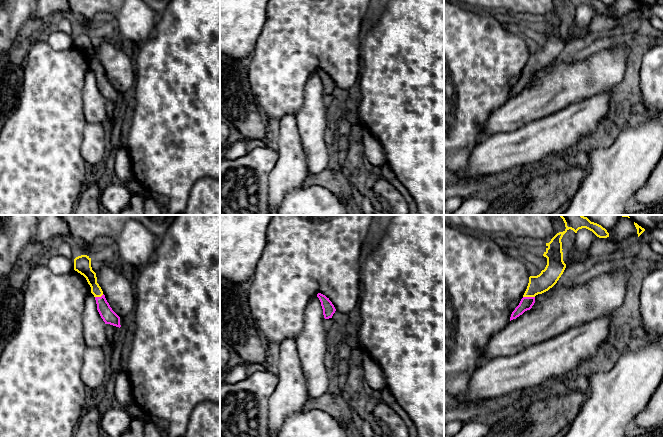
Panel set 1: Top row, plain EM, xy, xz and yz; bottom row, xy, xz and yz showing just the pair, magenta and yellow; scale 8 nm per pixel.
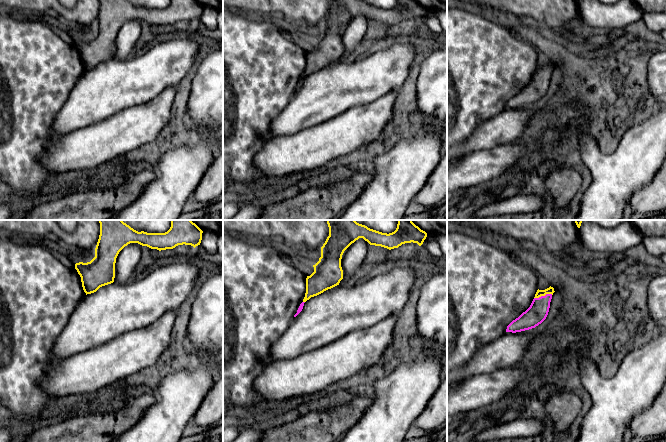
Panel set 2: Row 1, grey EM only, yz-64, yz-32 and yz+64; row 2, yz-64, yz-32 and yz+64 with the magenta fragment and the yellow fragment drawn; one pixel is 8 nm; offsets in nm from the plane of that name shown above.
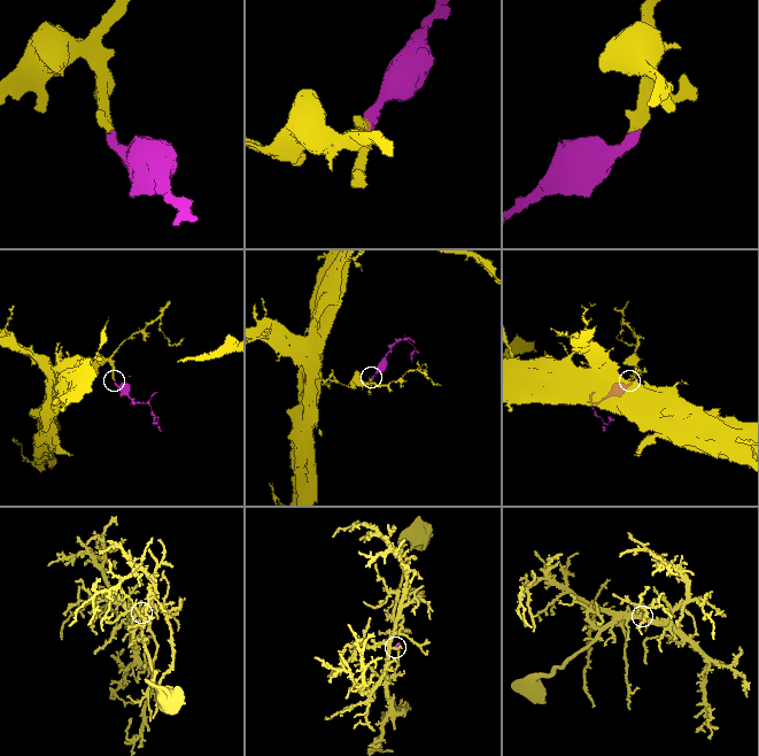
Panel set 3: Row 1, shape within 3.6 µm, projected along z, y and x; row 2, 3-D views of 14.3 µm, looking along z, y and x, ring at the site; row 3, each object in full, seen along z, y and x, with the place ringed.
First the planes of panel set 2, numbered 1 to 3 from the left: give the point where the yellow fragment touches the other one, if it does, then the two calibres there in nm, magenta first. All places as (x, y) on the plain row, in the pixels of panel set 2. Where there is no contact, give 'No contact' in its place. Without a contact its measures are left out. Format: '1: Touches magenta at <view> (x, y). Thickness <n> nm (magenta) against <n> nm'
1: No contact
2: No contact
3: Touches magenta at yz+64 (543, 72). Thickness 160 nm (magenta) against 60 nm

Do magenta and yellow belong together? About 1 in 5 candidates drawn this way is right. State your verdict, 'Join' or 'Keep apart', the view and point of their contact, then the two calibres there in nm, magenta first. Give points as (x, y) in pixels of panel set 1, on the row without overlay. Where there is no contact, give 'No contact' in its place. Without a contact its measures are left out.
Join. Touches magenta at yz (529, 73). Thickness 110 nm (magenta) against 150 nm

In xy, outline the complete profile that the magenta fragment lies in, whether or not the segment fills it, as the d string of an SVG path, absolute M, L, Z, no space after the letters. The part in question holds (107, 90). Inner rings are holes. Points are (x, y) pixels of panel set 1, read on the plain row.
M87 31L76 33L74 35L74 46L86 54L91 63L91 69L95 73L97 86L105 100L110 100L120 104L120 93L112 86L101 63L97 59L96 49L91 43L91 34Z

